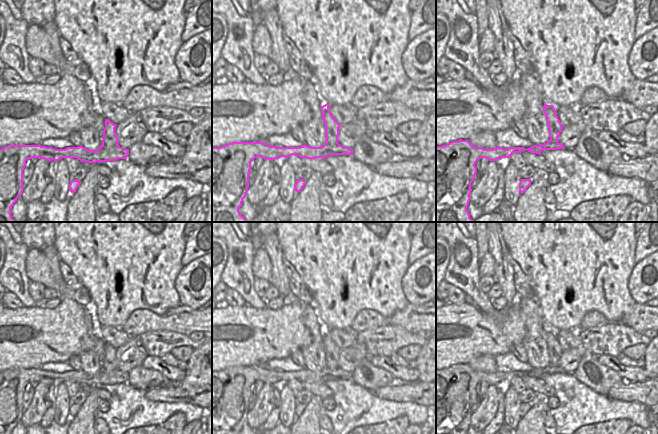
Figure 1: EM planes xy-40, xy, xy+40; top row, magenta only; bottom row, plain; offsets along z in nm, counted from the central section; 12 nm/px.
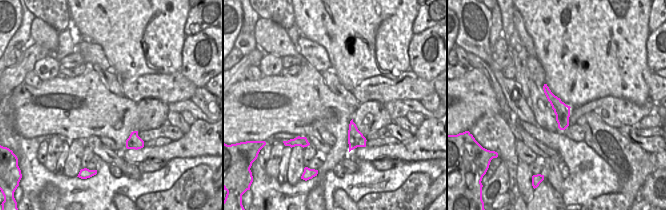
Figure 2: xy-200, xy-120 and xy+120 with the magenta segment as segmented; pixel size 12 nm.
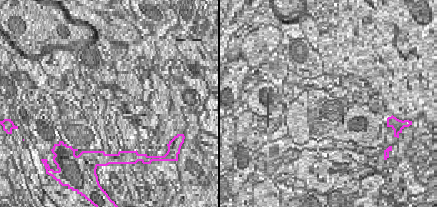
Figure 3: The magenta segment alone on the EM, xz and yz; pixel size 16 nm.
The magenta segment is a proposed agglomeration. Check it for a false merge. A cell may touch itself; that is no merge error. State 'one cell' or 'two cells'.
one cell

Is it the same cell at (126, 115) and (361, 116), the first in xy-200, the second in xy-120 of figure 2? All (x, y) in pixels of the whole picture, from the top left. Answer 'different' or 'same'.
different

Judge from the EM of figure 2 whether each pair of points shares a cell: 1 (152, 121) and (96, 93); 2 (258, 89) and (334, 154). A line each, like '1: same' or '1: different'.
1: different
2: same

